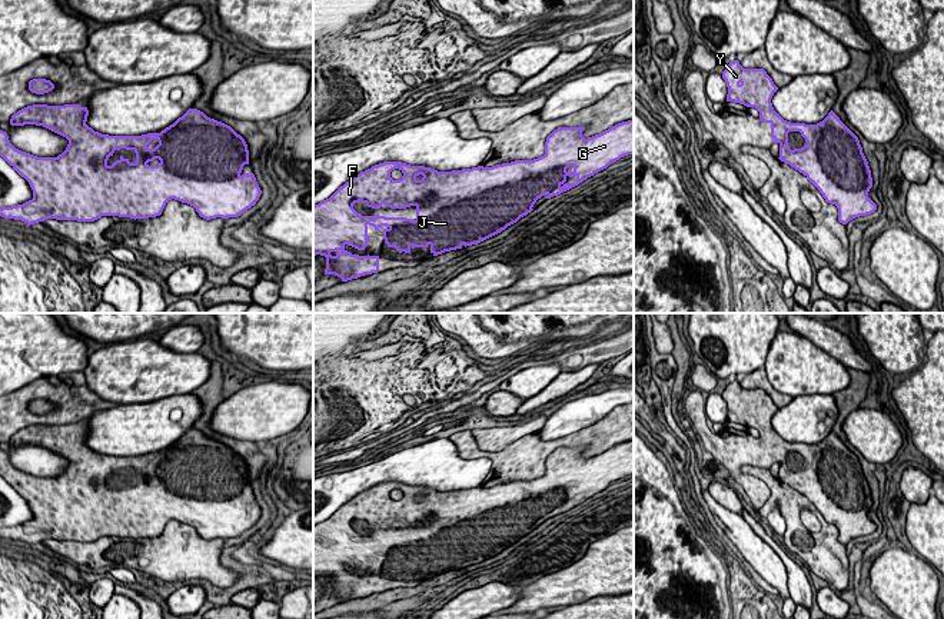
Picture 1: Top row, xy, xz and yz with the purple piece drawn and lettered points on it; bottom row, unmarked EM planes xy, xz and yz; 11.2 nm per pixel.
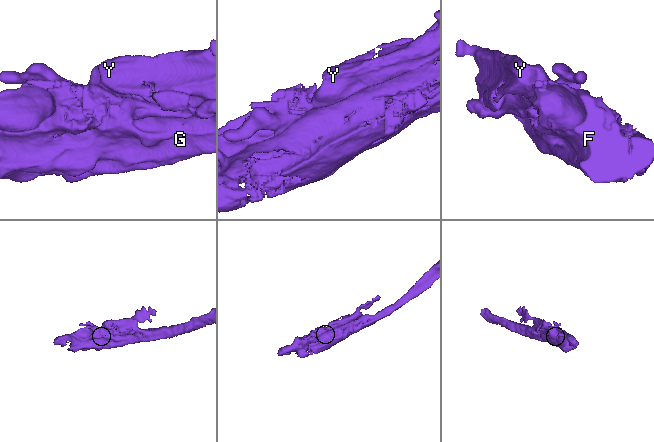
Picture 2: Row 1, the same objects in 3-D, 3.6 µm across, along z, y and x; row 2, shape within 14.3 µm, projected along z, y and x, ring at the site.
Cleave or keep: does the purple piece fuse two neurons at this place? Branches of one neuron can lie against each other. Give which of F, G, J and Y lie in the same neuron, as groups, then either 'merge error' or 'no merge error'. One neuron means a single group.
groups F G J Y; no merge error

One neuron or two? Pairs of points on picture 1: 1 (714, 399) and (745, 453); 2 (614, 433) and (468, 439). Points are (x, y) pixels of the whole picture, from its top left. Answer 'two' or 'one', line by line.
1: two
2: one

